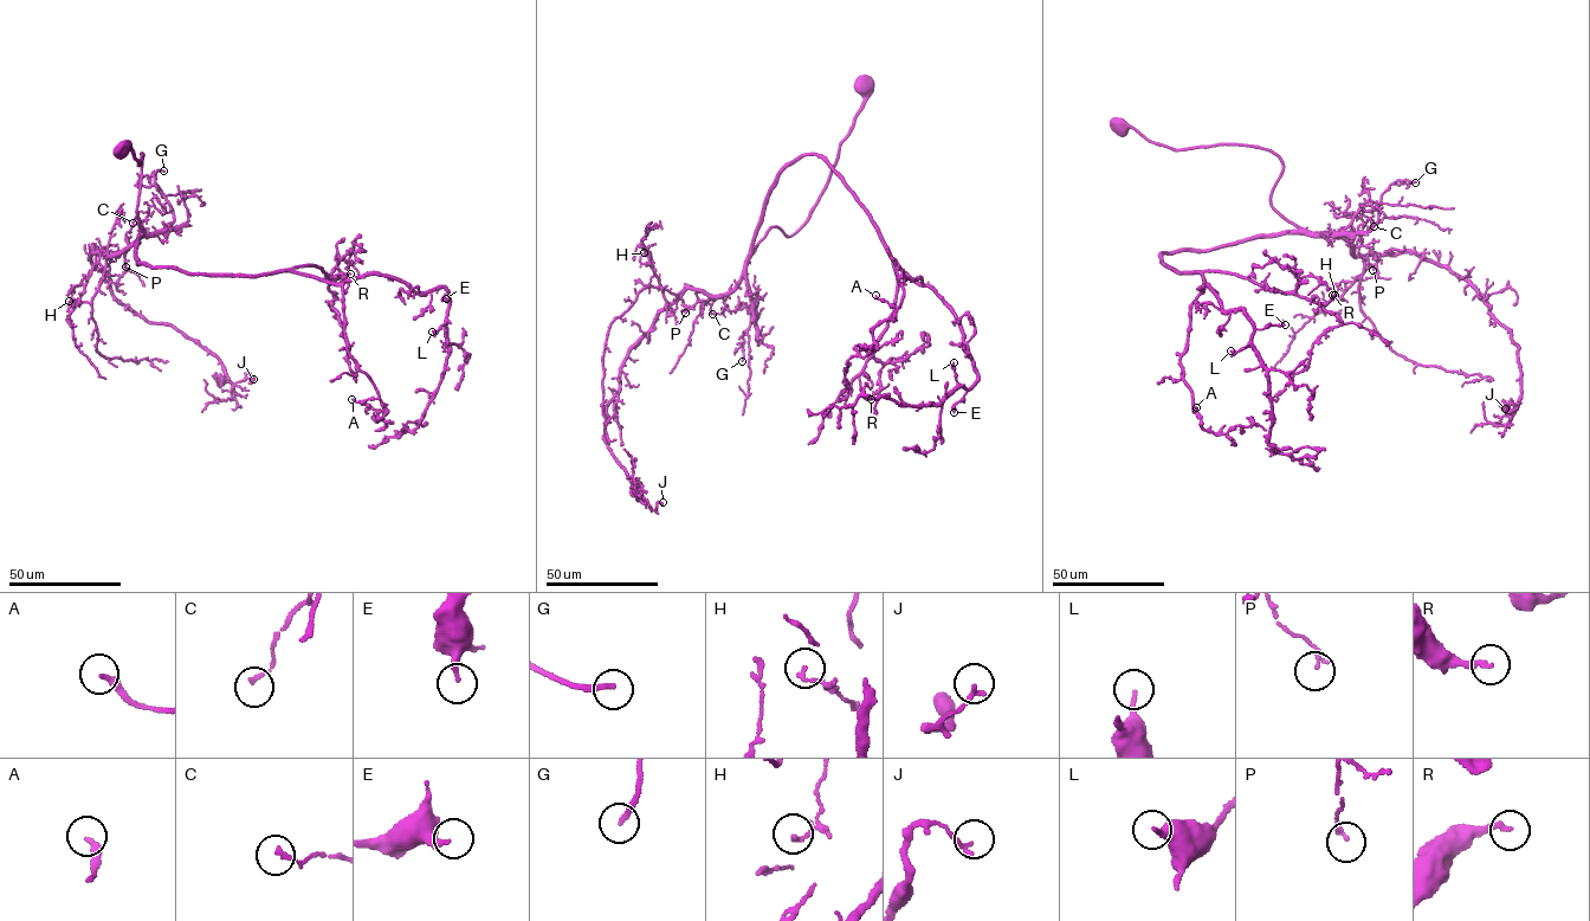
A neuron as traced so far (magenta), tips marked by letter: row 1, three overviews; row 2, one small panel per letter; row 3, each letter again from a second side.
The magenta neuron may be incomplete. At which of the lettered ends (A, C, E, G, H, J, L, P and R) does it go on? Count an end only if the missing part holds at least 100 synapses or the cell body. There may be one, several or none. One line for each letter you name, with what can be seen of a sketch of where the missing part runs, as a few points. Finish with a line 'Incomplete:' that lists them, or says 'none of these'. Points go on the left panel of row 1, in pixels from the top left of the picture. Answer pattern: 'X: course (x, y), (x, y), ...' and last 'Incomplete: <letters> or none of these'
Incomplete: J

